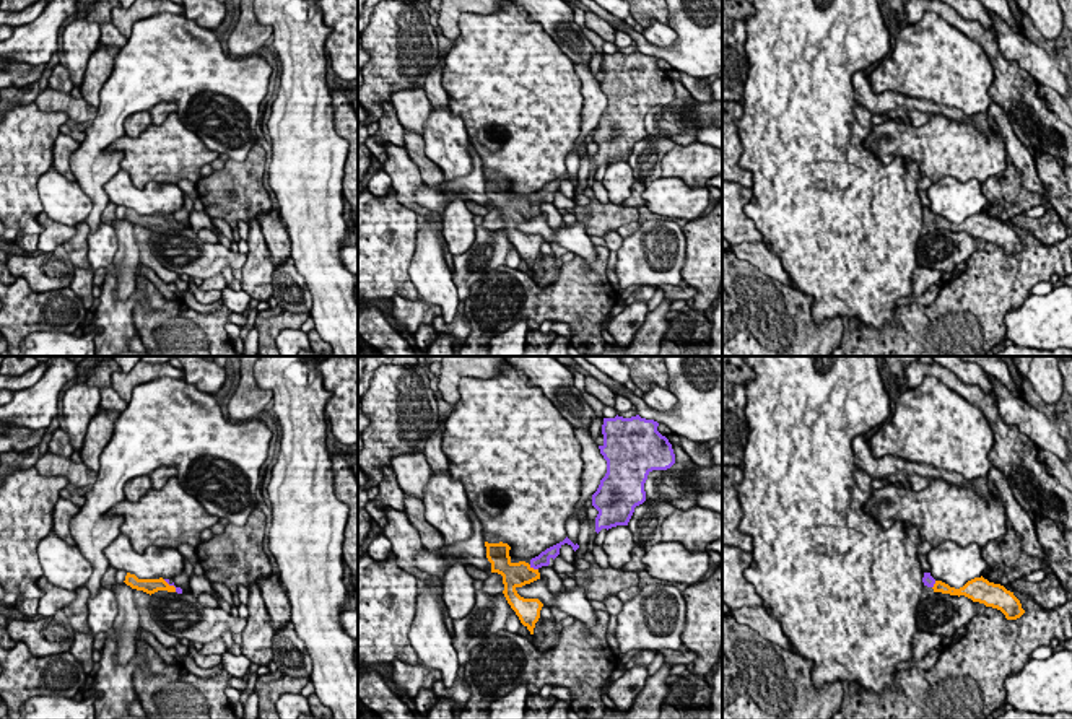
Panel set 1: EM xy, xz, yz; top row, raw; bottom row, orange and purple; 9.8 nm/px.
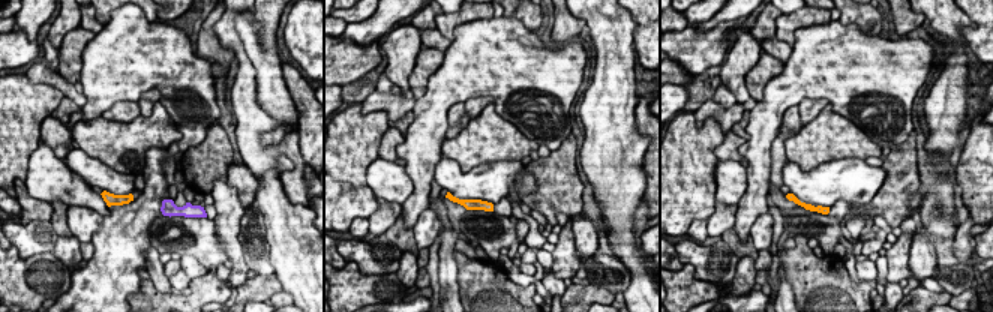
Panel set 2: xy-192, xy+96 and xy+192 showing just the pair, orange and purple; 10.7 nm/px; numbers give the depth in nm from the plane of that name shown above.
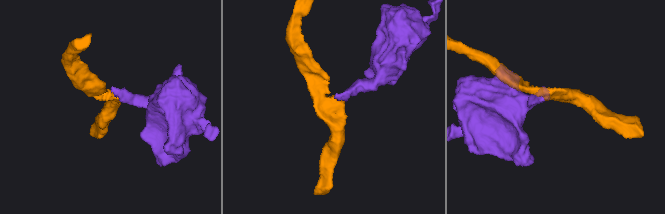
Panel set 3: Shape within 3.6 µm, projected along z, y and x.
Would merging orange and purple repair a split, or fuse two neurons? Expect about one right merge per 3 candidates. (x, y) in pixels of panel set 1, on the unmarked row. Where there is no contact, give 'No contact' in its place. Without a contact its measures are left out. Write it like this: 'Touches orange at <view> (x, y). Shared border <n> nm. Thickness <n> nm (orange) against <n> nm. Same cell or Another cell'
Touches orange at xz (532, 204). Shared border 110 nm. Thickness 260 nm (orange) against 130 nm. Same cell

